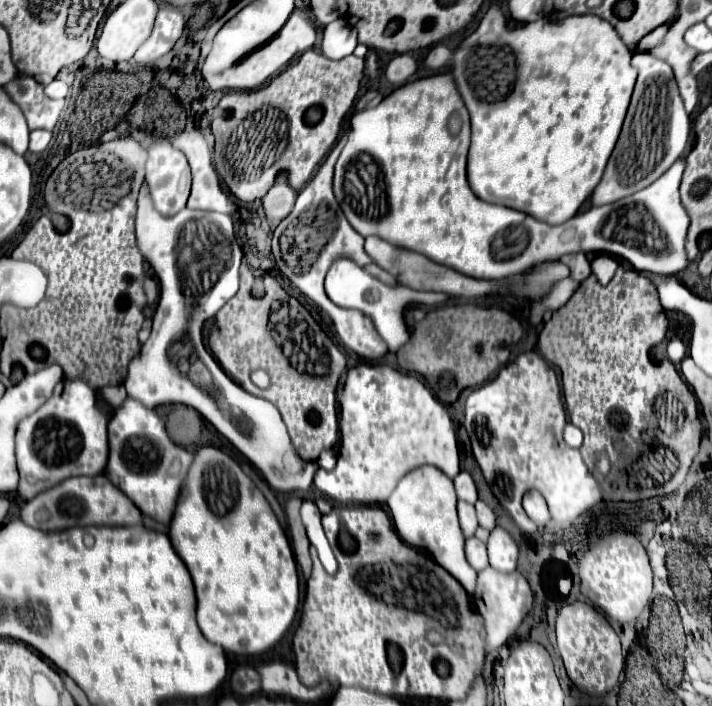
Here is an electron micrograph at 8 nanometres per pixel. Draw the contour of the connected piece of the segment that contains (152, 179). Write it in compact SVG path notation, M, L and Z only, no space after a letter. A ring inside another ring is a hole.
M169 139L155 141L147 149L147 153L149 153L149 159L147 159L147 165L145 165L145 169L147 169L145 181L149 183L153 205L161 215L175 215L185 207L185 203L189 199L189 191L191 191L191 171L189 171L187 159L181 151L177 151L169 143Z

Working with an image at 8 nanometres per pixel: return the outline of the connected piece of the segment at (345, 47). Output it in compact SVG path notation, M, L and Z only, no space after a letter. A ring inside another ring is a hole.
M337 19L325 27L321 53L327 59L337 61L351 55L355 49L355 43L357 43L357 29L351 27L347 21Z

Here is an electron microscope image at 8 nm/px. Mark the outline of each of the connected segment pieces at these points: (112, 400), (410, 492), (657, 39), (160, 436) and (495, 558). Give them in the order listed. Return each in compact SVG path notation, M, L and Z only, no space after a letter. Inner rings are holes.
M117 385L117 387L103 387L103 389L101 389L101 395L103 395L103 399L105 399L111 407L115 407L115 405L119 405L119 401L123 401L123 397L125 397L127 393L125 393L125 387L123 387L123 385Z
M423 465L419 469L413 469L399 481L395 491L387 499L387 507L391 511L399 537L411 547L427 549L435 557L435 561L465 587L467 593L473 593L477 573L465 561L465 553L463 553L465 537L459 527L453 481L437 467Z
M665 24L653 30L645 39L639 41L637 49L639 49L639 51L649 51L649 49L653 49L655 46L659 45L666 35L667 28L668 26Z
M127 397L109 421L109 463L105 475L119 487L145 515L169 523L177 505L181 483L195 459L195 453L175 445L165 429L165 421L155 409Z
M495 527L491 531L487 541L487 551L489 551L489 563L493 569L499 569L503 573L515 571L519 549L503 527Z

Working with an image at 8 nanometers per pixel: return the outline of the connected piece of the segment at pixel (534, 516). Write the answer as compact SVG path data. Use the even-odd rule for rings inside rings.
M539 491L525 493L523 509L529 515L529 519L537 523L537 527L543 527L549 521L549 509L547 509L547 503L543 501L543 495Z

